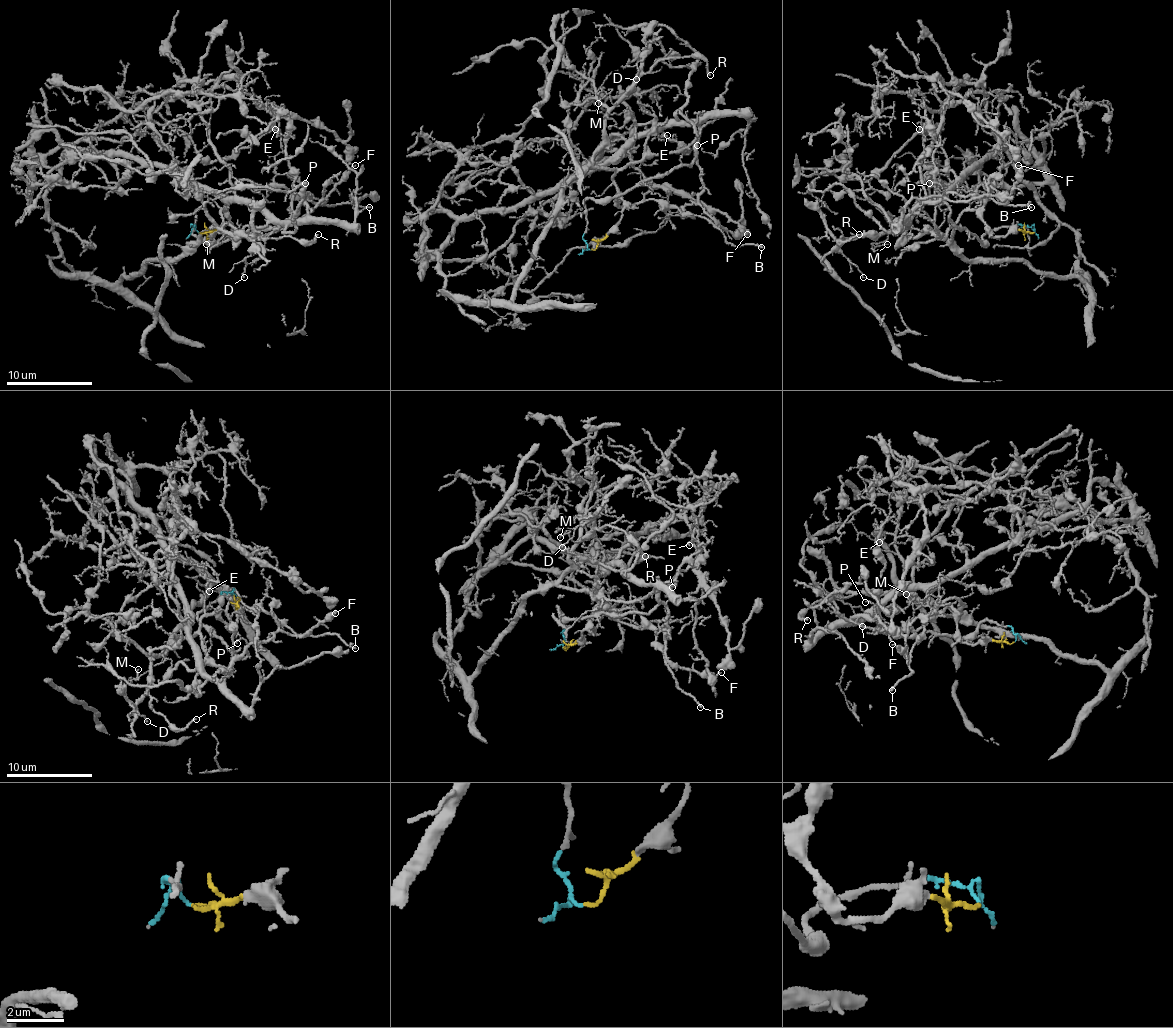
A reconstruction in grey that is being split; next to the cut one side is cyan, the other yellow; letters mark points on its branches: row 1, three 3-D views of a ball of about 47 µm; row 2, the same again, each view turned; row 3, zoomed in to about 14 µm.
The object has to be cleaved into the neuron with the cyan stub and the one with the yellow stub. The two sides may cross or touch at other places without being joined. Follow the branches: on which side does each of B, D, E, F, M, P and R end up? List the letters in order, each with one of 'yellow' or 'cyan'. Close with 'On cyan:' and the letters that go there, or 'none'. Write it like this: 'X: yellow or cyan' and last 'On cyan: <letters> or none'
B: yellow
D: yellow
E: yellow
F: cyan
M: yellow
P: cyan
R: yellow
On cyan: F, P

